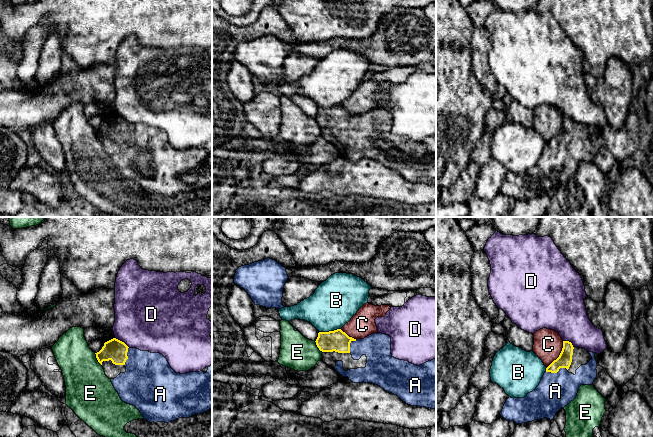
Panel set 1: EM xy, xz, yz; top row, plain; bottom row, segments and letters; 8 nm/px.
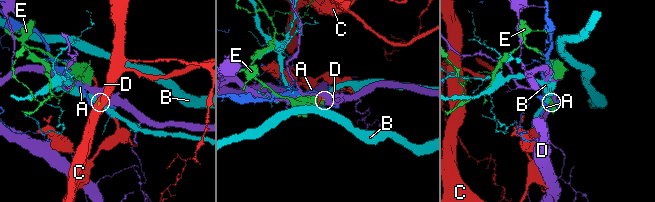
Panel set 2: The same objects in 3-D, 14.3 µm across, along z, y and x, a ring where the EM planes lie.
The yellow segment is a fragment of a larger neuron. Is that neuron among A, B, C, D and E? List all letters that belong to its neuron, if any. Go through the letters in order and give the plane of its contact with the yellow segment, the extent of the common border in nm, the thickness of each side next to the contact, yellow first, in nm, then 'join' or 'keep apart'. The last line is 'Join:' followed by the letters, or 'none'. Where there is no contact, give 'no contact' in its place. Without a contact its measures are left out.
A: contact in yz; length 180 nm; calibres 120 and 280 nm; join
B: contact in xz; length 180 nm; calibres 170 and 360 nm; keep apart
C: contact in yz; length 260 nm; calibres 120 and 240 nm; keep apart
D: contact in xy; length 150 nm; calibres 180 and 460 nm; keep apart
E: contact in xy; length 120 nm; calibres 180 and 360 nm; keep apart
Join: A

